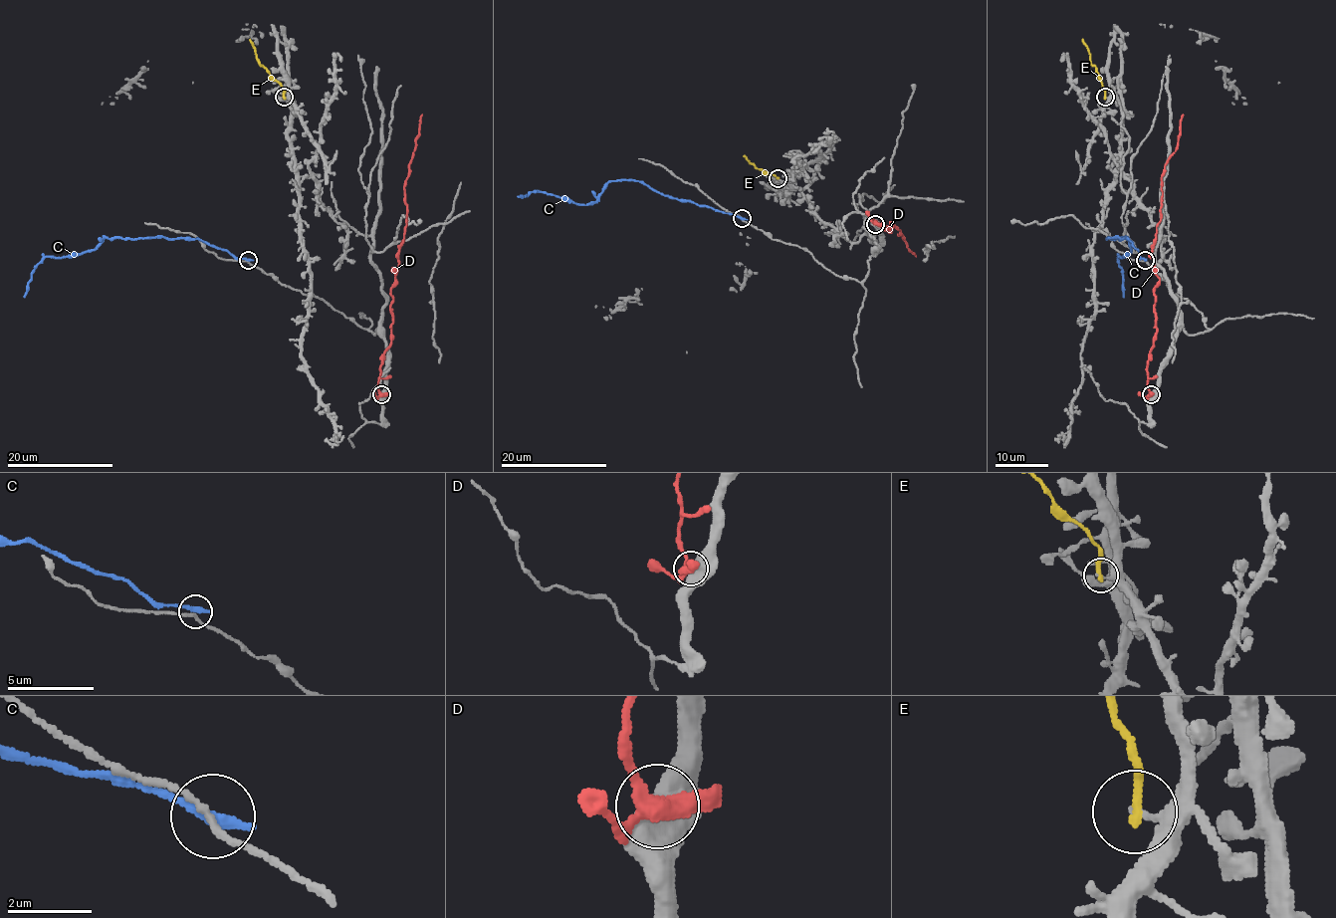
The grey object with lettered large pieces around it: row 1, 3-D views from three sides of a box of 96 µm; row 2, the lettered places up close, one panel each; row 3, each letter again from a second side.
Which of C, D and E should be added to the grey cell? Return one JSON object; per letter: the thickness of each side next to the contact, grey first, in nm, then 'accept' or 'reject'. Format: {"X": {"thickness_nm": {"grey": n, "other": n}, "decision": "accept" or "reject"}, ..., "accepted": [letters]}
{"C": {"thickness_nm": {"grey": 160, "other": 340}, "decision": "reject"}, "D": {"thickness_nm": {"grey": 550, "other": 400}, "decision": "reject"}, "E": {"thickness_nm": {"grey": 150, "other": 240}, "decision": "reject"}, "accepted": []}

